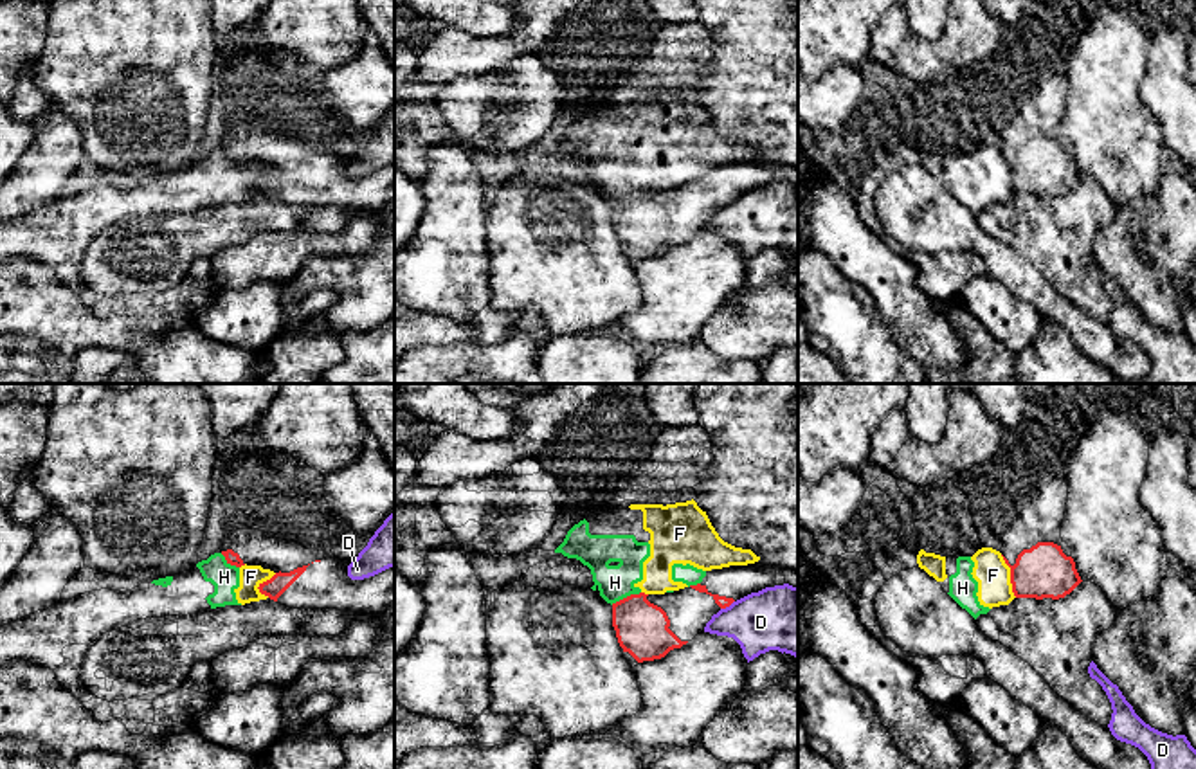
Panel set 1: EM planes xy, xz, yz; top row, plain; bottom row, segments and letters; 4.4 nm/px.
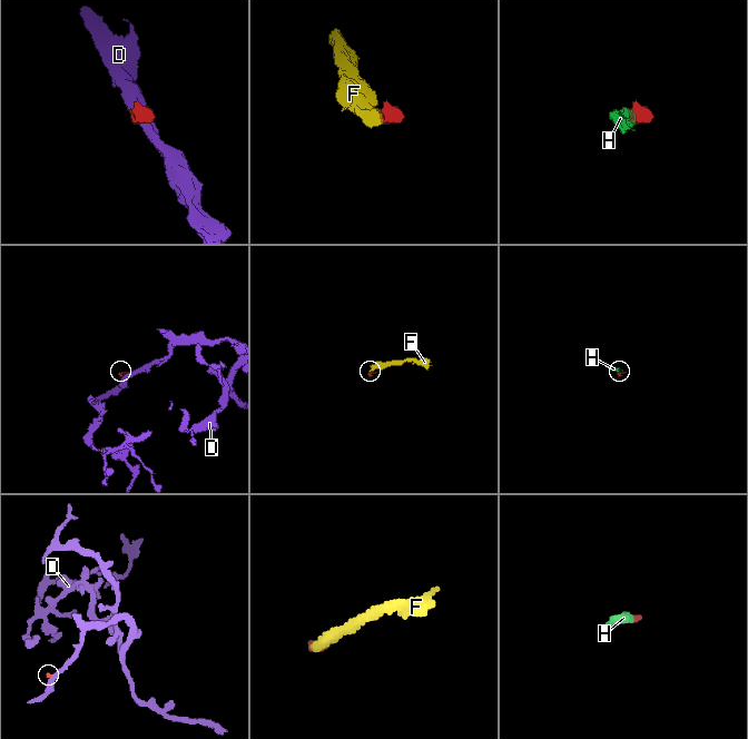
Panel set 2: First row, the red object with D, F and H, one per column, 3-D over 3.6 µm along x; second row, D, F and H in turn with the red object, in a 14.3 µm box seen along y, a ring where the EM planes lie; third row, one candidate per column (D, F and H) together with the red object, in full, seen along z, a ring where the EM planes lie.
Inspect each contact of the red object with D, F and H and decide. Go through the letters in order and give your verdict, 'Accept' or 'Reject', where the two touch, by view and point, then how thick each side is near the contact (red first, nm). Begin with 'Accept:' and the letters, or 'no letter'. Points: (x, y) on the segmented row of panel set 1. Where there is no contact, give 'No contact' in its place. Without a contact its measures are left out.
Accept: no letter
D: Reject. Touches red at xz (726, 606). Thickness 60 nm (red) against 280 nm
F: Reject. Touches red at yz (1011, 577). Thickness 240 nm (red) against 160 nm
H: Reject. Touches red at xz (627, 597). Thickness 240 nm (red) against 160 nm

